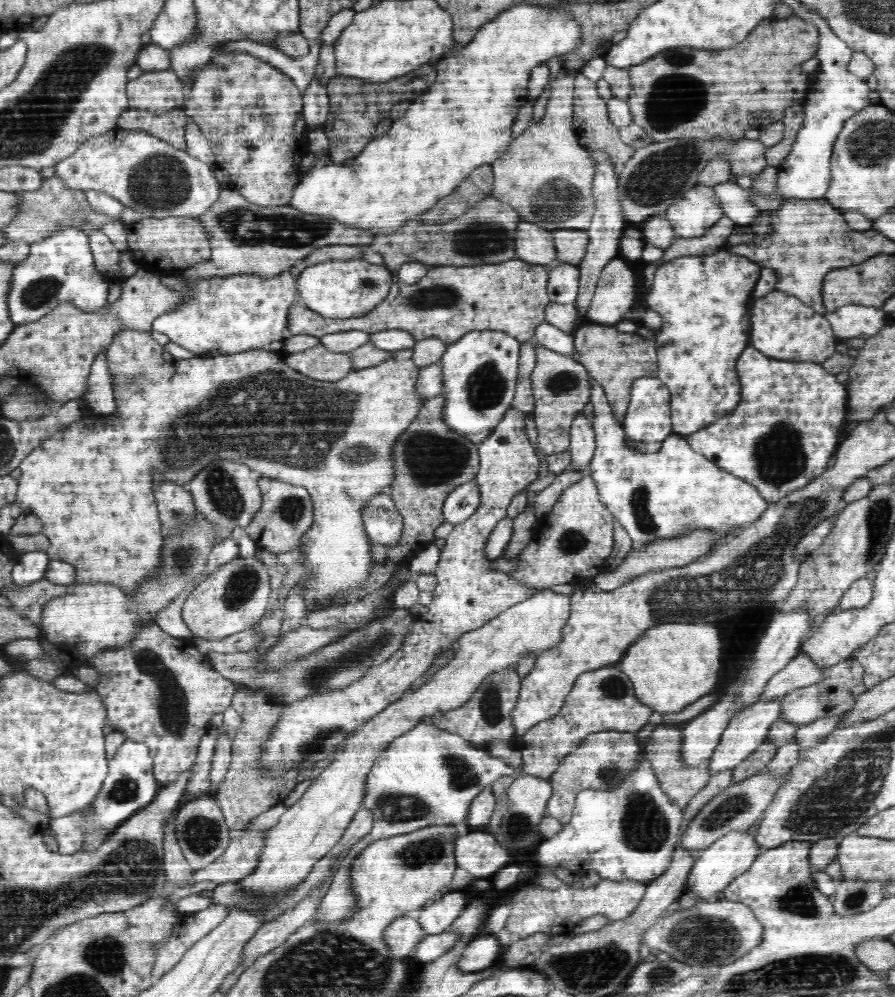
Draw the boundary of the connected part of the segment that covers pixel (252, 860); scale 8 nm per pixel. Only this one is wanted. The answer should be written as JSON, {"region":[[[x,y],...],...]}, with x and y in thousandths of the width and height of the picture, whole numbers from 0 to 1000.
{"region":[[[265,832],[258,836],[255,851],[244,863],[223,874],[216,873],[213,885],[236,883],[241,887],[265,886],[282,878],[291,867],[293,853],[303,834]]]}

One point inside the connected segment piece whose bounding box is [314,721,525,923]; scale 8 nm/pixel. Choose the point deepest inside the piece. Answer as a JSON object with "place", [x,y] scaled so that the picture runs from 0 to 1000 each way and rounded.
{"place":[477,778]}

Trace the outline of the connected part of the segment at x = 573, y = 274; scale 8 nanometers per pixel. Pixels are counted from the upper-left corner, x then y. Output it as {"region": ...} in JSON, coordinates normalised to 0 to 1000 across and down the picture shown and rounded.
{"region":[[[620,264],[613,268],[611,294],[616,303],[641,304],[646,295],[648,277],[647,267]]]}

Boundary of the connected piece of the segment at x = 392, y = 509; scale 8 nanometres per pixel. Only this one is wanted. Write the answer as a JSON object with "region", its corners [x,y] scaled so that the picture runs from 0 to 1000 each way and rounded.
{"region":[[[434,492],[420,495],[404,512],[407,531],[415,542],[439,550],[448,536],[449,522]]]}

